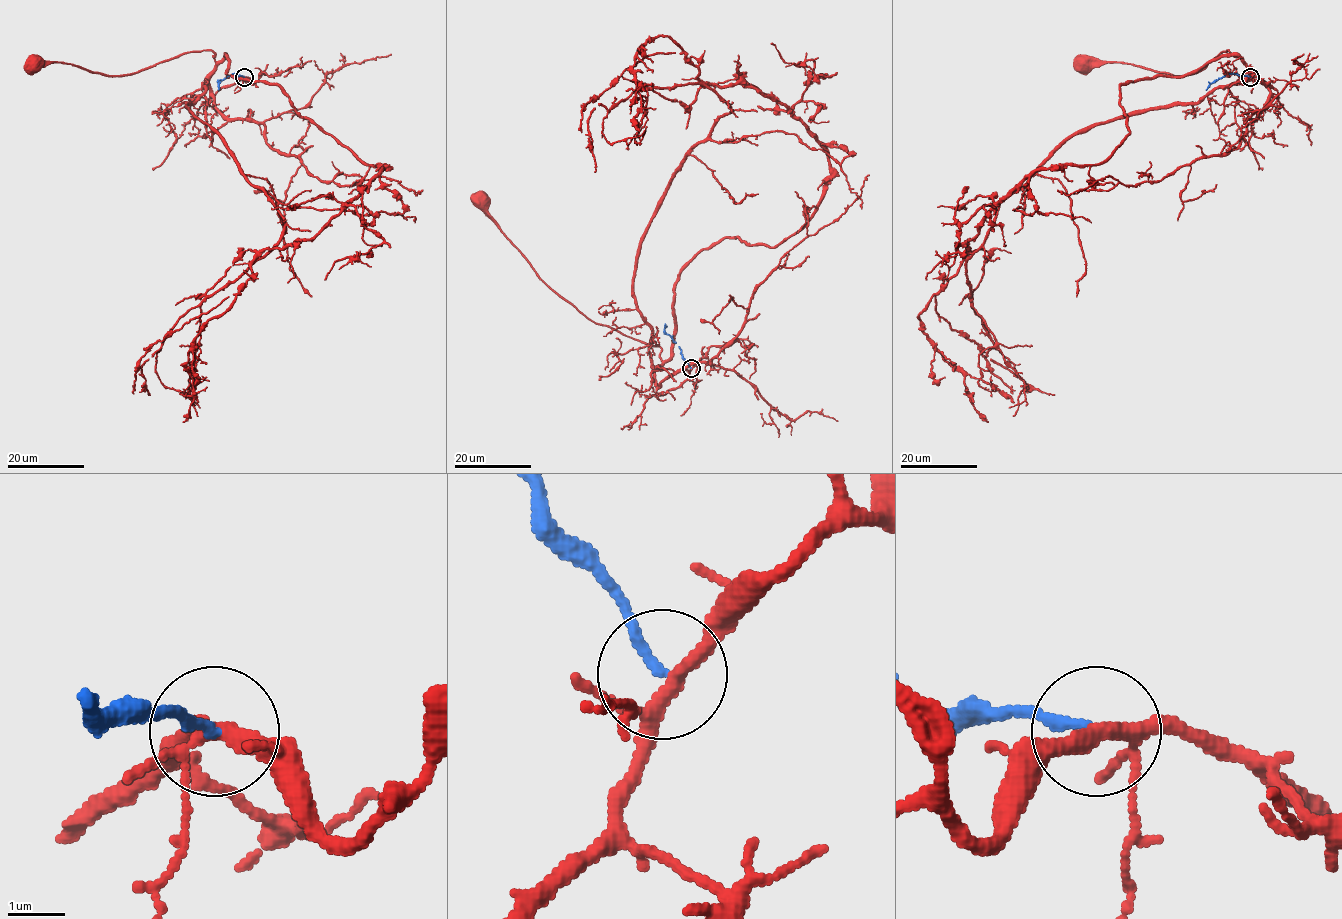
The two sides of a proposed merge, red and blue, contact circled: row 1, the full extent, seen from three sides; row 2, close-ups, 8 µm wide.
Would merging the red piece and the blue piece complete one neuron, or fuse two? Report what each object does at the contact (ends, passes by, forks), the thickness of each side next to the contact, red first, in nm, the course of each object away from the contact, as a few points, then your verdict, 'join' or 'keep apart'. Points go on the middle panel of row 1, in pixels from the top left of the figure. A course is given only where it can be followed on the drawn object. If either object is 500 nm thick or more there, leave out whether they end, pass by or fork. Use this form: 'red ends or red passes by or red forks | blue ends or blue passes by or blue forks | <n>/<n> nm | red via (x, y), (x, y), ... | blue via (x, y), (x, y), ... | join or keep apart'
red forks | blue ends | 240/170 nm | red via (691, 368), (678, 386), (658, 394), (661, 349), (596, 324), (568, 302), (480, 201) | blue via (690, 368), (680, 347), (664, 329), (665, 324) | keep apart

